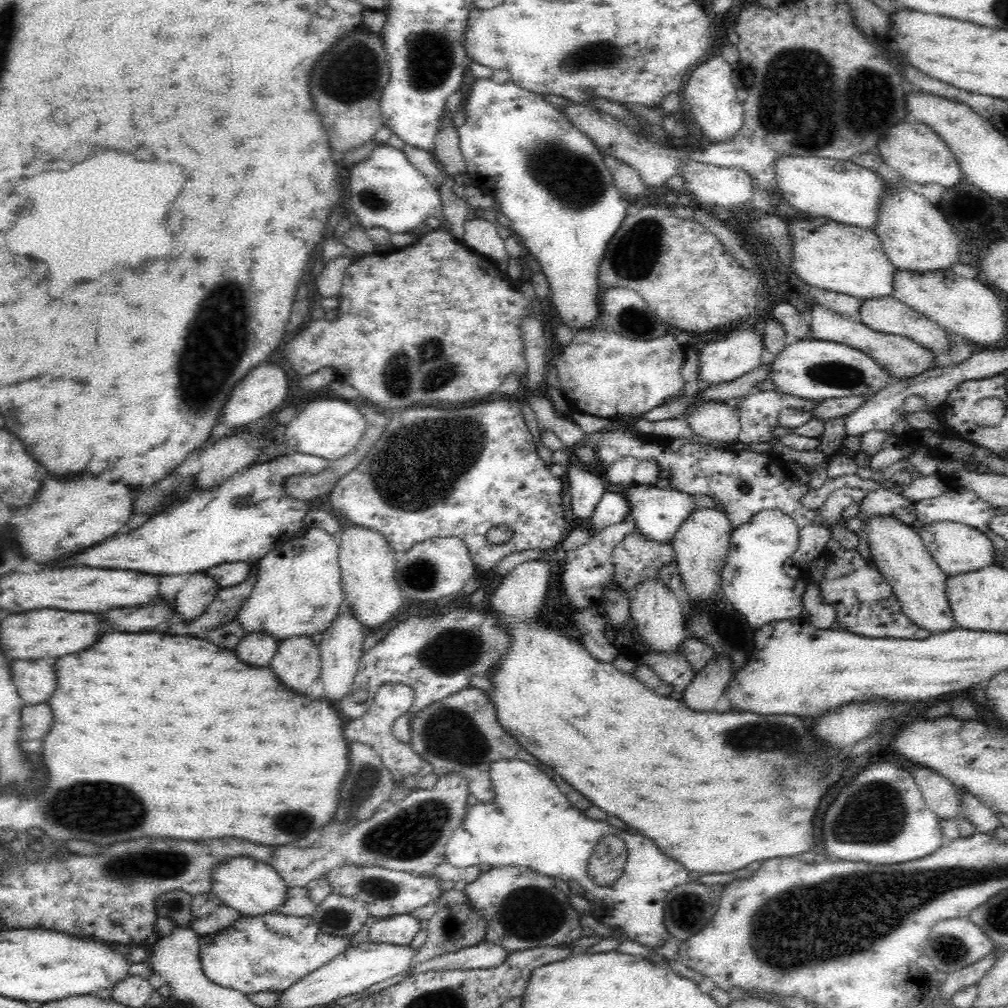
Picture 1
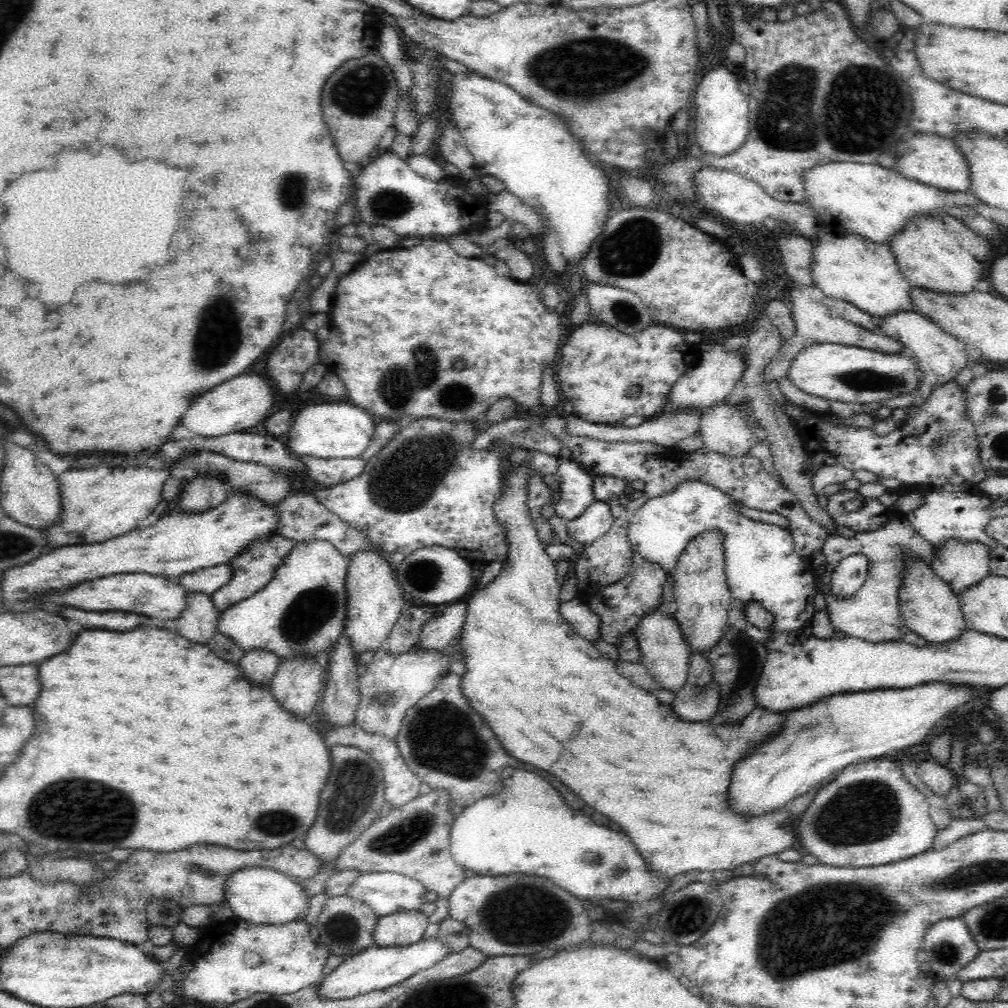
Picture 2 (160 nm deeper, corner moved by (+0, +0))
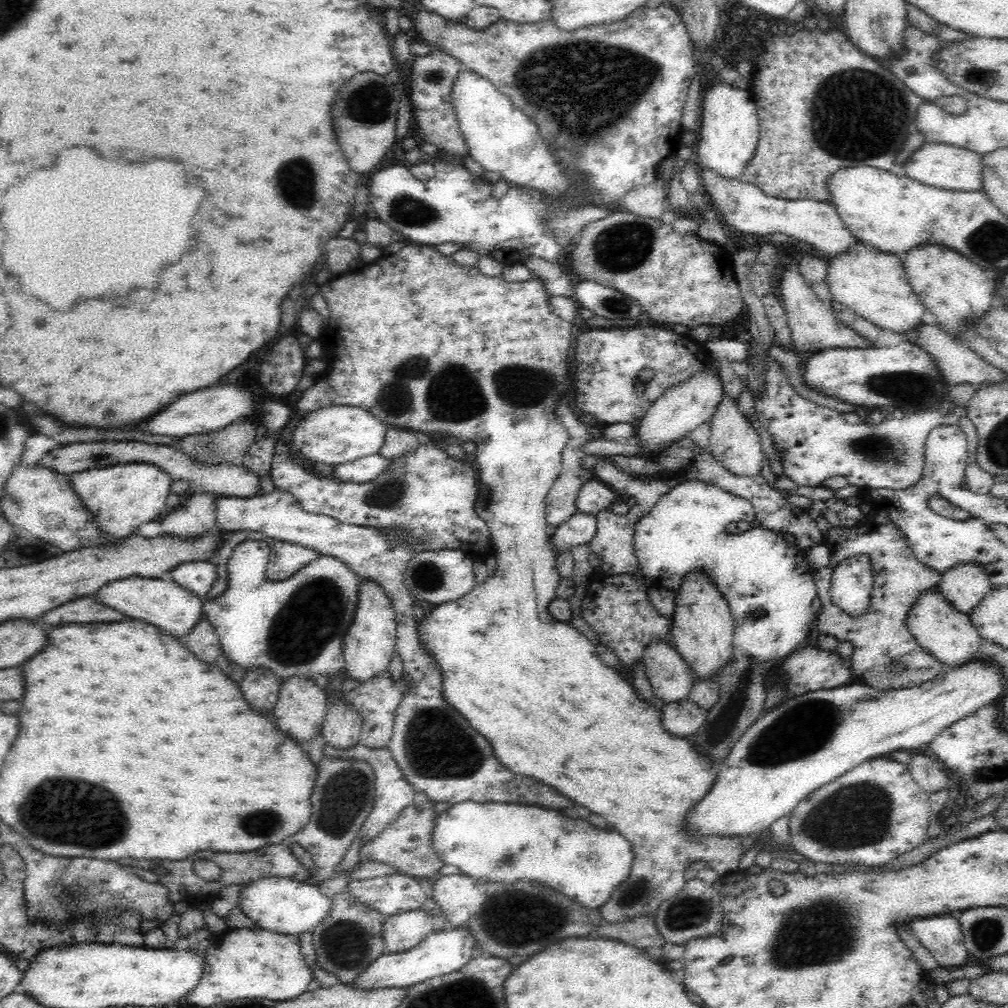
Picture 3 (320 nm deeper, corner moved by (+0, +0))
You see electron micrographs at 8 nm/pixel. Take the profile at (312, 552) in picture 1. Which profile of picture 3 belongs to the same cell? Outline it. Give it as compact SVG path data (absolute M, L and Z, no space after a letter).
M246 540L237 544L227 560L227 590L214 599L204 597L204 617L218 635L222 653L227 660L245 672L255 668L268 669L280 682L291 676L306 677L314 682L320 676L331 680L345 666L344 635L354 622L360 594L357 574L342 561L320 555L284 580L268 580L266 567L269 552L268 544L261 540Z

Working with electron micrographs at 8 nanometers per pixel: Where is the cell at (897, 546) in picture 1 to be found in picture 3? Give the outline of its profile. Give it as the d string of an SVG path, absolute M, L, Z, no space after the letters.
M934 587L920 595L920 600L912 606L908 613L908 629L917 643L936 658L945 668L960 668L972 661L979 646L984 642L978 630L972 625L971 618L951 606L942 595L939 588Z

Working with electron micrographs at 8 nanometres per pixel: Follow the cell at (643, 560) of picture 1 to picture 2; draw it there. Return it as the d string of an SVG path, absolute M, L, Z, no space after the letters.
M634 552L630 570L628 574L624 575L624 578L604 586L604 589L601 589L594 597L581 594L580 601L587 604L590 611L600 617L600 638L617 647L624 635L635 635L640 620L648 613L658 612L659 607L663 604L661 591L666 578L666 571L660 565L650 562Z

